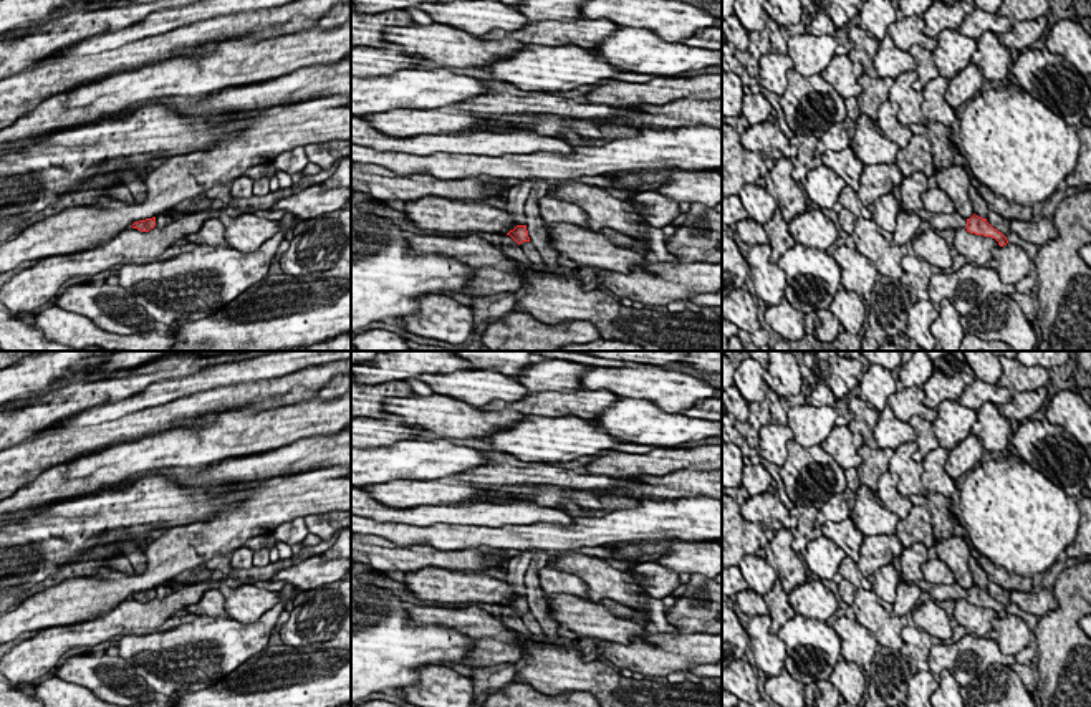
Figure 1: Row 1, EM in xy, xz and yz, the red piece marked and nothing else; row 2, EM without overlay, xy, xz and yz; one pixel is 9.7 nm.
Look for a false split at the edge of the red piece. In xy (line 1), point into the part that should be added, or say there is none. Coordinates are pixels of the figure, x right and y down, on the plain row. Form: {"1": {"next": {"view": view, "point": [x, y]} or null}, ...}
{"1": {"next": null}}

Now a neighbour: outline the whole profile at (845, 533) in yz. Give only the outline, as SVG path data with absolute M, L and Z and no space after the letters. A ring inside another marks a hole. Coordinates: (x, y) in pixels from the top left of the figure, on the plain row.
M851 518L844 522L826 520L821 527L826 538L833 540L851 560L859 560L861 541L866 536L858 530Z

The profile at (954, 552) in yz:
M949 536L935 541L937 558L944 561L954 573L955 583L964 589L973 586L973 578L968 568L968 560L972 558L970 548L962 536Z

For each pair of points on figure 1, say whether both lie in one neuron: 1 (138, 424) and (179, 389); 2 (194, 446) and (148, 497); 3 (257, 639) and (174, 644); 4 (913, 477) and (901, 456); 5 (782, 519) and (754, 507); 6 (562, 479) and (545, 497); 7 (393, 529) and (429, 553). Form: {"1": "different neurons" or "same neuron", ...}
{"1": "different neurons", "2": "different neurons", "3": "same neuron", "4": "same neuron", "5": "same neuron", "6": "different neurons", "7": "different neurons"}

